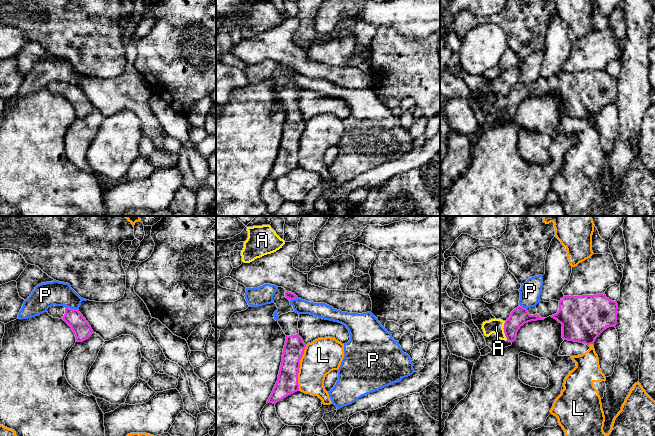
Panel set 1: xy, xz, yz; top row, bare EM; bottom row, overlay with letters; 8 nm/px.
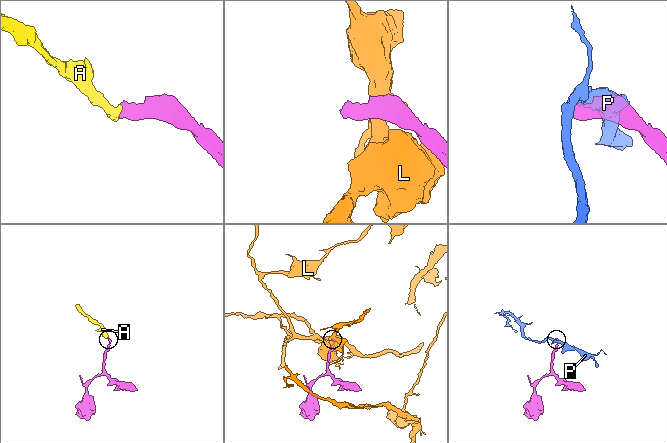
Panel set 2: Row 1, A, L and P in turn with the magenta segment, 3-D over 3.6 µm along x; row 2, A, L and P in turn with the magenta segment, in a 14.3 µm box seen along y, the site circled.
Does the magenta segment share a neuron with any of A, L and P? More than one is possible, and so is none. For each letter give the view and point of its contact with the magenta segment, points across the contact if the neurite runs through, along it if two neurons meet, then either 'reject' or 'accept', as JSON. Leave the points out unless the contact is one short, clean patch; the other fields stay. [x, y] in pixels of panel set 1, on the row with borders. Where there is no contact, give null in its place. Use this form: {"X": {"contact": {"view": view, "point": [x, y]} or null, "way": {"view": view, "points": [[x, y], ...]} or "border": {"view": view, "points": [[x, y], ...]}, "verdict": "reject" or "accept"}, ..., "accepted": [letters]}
{"A": {"contact": {"view": "yz", "point": [504, 330]}, "way": {"view": "yz", "points": [[519, 316], [504, 330], [496, 326]]}, "verdict": "accept"}, "L": {"contact": {"view": "xz", "point": [299, 367]}, "verdict": "reject"}, "P": {"contact": {"view": "xy", "point": [71, 308]}, "border": {"view": "xy", "points": [[65, 306], [77, 310]]}, "verdict": "reject"}, "accepted": ["A"]}

